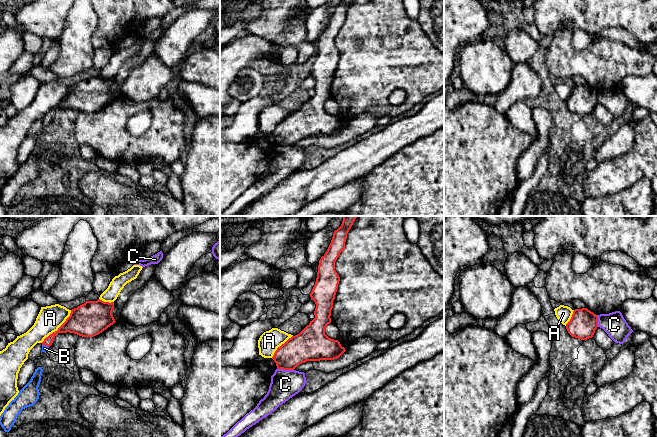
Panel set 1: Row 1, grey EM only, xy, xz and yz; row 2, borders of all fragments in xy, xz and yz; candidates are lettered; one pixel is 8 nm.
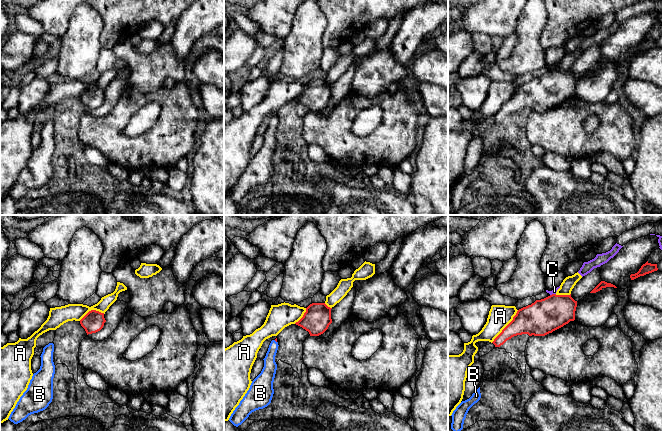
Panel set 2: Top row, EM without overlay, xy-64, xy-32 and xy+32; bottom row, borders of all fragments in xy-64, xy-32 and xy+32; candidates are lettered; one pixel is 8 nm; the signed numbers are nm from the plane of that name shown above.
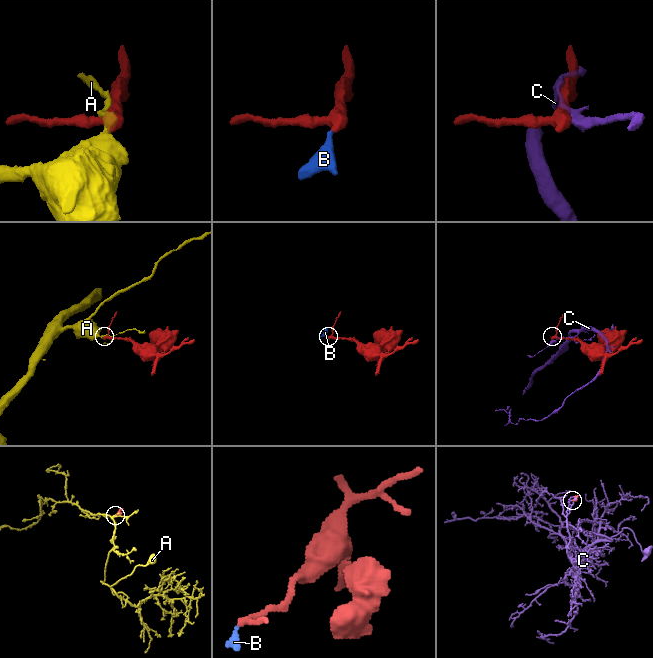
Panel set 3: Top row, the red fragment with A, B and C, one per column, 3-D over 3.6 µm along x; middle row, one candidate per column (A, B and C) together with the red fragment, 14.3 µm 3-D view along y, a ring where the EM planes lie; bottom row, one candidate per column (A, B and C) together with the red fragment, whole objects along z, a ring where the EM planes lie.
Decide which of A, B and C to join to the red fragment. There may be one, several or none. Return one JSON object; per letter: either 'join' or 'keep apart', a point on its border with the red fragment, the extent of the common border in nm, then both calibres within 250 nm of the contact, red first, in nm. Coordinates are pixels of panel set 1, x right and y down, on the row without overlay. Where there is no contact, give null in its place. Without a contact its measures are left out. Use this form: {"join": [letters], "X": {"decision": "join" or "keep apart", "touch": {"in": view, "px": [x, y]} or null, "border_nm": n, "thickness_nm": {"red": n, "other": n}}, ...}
{"join": ["B"], "A": {"decision": "keep apart", "touch": {"in": "xy", "px": [58, 104]}, "border_nm": 360, "thickness_nm": {"red": 280, "other": 200}}, "B": {"decision": "join", "touch": {"in": "xy", "px": [45, 121]}, "border_nm": 60, "thickness_nm": {"red": 100, "other": 50}}, "C": {"decision": "keep apart", "touch": {"in": "xz", "px": [285, 145]}, "border_nm": 140, "thickness_nm": {"red": 240, "other": 240}}}

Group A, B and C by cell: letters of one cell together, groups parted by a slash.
A / B / C

